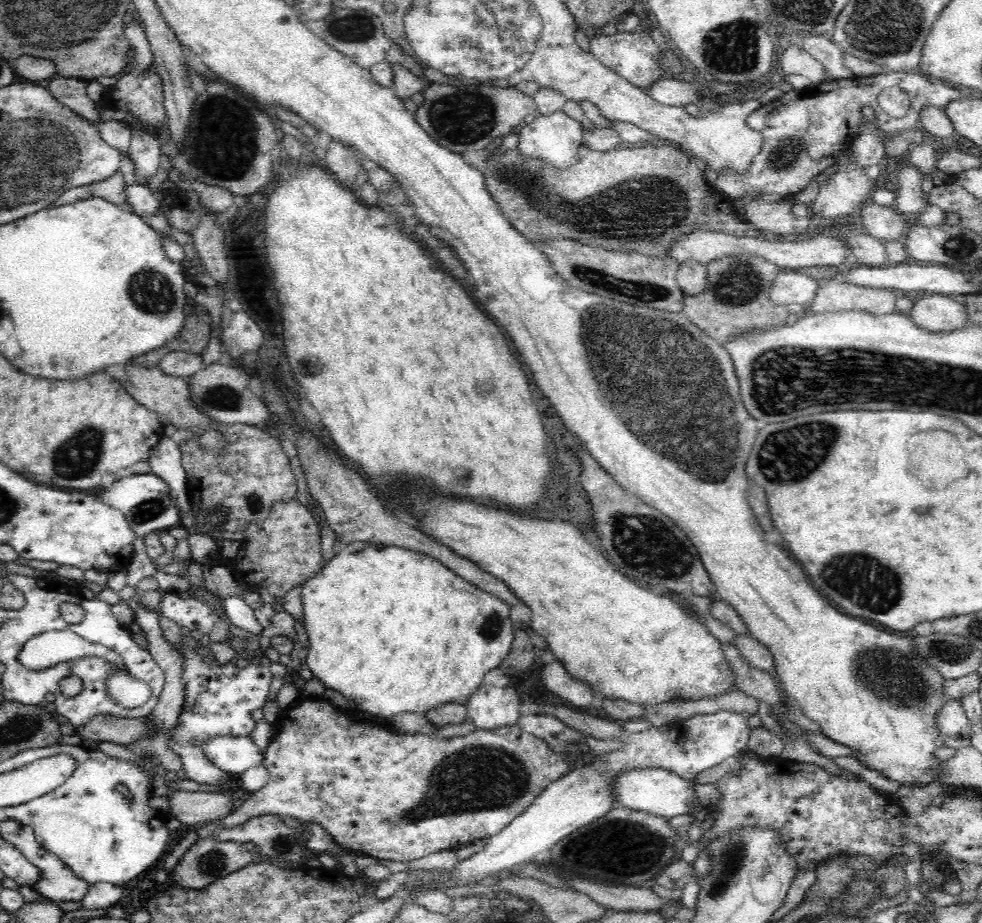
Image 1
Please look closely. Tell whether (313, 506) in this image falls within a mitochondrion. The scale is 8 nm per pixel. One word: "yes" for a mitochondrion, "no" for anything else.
no

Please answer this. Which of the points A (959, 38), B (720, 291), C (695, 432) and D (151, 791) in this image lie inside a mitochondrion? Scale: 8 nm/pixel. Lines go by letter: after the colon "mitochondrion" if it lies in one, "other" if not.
A: other
B: mitochondrion
C: mitochondrion
D: other

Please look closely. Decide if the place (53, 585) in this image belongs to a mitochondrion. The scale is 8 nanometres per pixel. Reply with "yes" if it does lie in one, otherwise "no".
no

